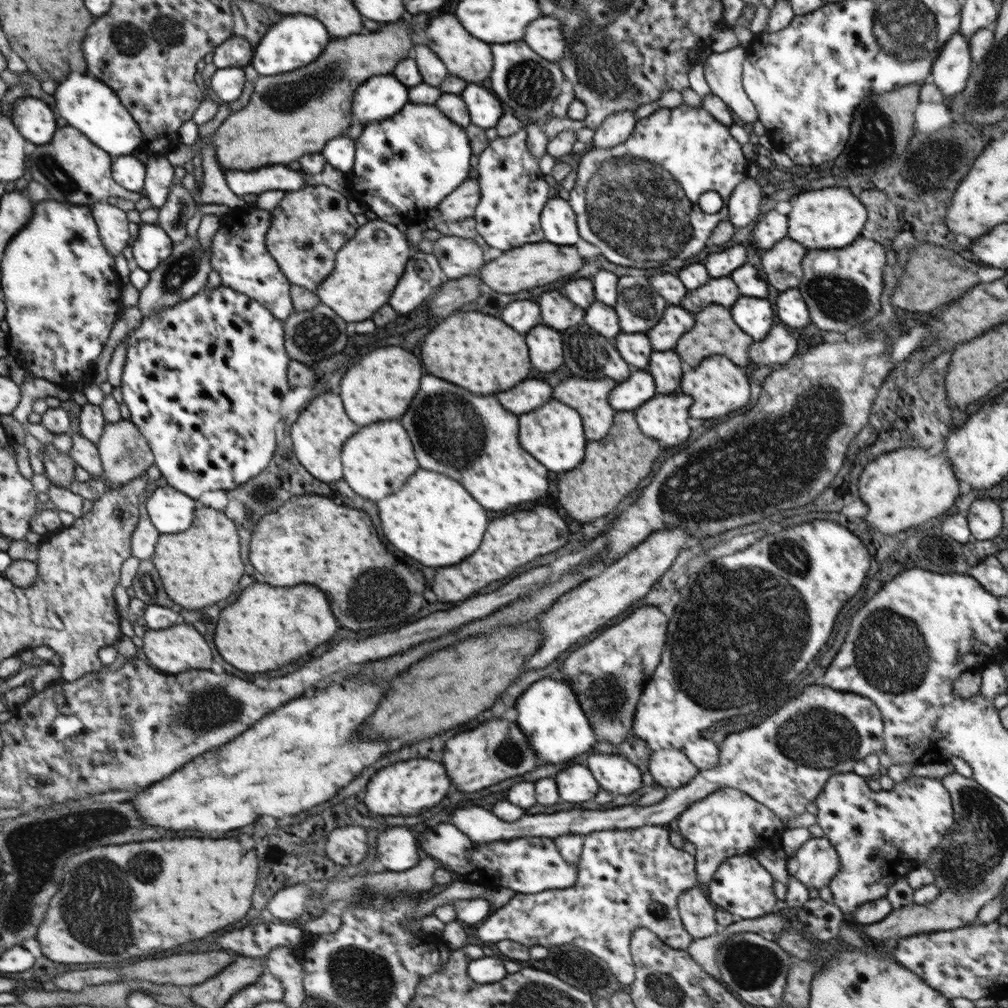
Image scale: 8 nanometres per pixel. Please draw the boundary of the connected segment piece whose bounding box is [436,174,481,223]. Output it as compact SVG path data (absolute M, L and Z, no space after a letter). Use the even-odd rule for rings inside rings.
M474 174L470 175L438 205L440 219L436 221L443 223L472 217L480 203L480 190L479 180L475 178ZM440 220L442 221L439 222Z

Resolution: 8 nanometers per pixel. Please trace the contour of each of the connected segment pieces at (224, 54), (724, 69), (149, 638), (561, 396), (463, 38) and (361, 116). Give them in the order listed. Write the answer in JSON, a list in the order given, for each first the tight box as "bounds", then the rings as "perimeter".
[{"bounds":[214,36,254,68],"perimeter":[[[231,36],[214,52],[216,68],[245,67],[251,64],[254,48],[243,36]]]},{"bounds":[703,46,759,124],"perimeter":[[[738,46],[726,52],[712,52],[703,69],[711,94],[721,98],[740,122],[752,124],[759,120],[759,114],[742,82],[747,51]]]},{"bounds":[142,624,212,674],"perimeter":[[[190,624],[170,626],[166,630],[148,630],[144,636],[144,647],[142,648],[146,658],[152,666],[158,667],[168,674],[184,673],[186,670],[210,670],[212,666],[212,650],[206,644],[204,636]]]},{"bounds":[554,378,617,440],"perimeter":[[[568,378],[554,388],[554,398],[580,412],[588,440],[600,440],[608,434],[614,420],[615,408],[610,406],[608,396],[617,383],[611,378]]]},{"bounds":[424,14,493,83],"perimeter":[[[452,14],[432,18],[424,34],[428,38],[425,45],[429,46],[434,54],[438,54],[438,58],[444,62],[450,75],[458,76],[468,83],[479,83],[488,78],[493,69],[490,46],[480,42],[478,38],[472,38]]]},{"bounds":[350,73,408,125],"perimeter":[[[392,73],[379,74],[369,78],[355,90],[354,96],[350,101],[350,114],[360,124],[364,125],[367,122],[384,120],[396,114],[408,102],[408,86],[404,86]]]}]

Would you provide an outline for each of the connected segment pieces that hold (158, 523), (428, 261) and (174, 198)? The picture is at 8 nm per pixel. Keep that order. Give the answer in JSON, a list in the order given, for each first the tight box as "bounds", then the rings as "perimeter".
[{"bounds":[144,486,198,534],"perimeter":[[[159,486],[146,499],[144,508],[160,534],[178,534],[194,524],[198,502],[183,491]]]},{"bounds":[388,250,444,314],"perimeter":[[[415,250],[388,304],[392,304],[398,314],[408,314],[418,308],[442,284],[444,275],[438,266],[432,253]]]},{"bounds":[157,182,196,244],"perimeter":[[[181,182],[171,185],[166,203],[159,208],[157,225],[166,231],[174,244],[187,237],[186,222],[194,216],[196,207],[192,194]]]}]

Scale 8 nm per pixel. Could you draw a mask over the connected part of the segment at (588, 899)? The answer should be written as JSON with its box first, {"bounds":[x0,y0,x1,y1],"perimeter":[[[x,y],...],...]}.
{"bounds":[467,825,699,988],"perimeter":[[[648,825],[624,830],[601,830],[583,835],[583,849],[579,864],[577,865],[579,873],[574,886],[571,886],[570,888],[562,888],[561,890],[543,890],[536,894],[516,893],[514,898],[511,898],[507,904],[502,906],[502,908],[497,908],[495,911],[492,911],[492,913],[488,915],[488,918],[482,921],[482,925],[478,928],[477,933],[472,933],[472,931],[470,931],[470,933],[467,932],[468,938],[470,938],[471,942],[480,945],[483,943],[489,945],[503,940],[513,940],[514,942],[519,942],[520,944],[529,947],[540,944],[540,946],[545,946],[547,949],[556,945],[574,945],[578,948],[587,950],[589,953],[595,954],[598,958],[602,958],[602,960],[604,960],[604,962],[610,967],[613,976],[617,978],[623,987],[627,988],[635,981],[635,962],[631,957],[630,941],[633,930],[635,930],[637,926],[643,926],[644,928],[651,930],[662,942],[664,942],[664,944],[667,944],[676,950],[687,950],[694,939],[686,930],[686,927],[680,918],[677,900],[680,894],[685,890],[696,887],[699,883],[695,867],[695,857],[688,854],[684,849],[674,847],[670,843],[669,833],[670,832],[667,831],[664,826]]]}

